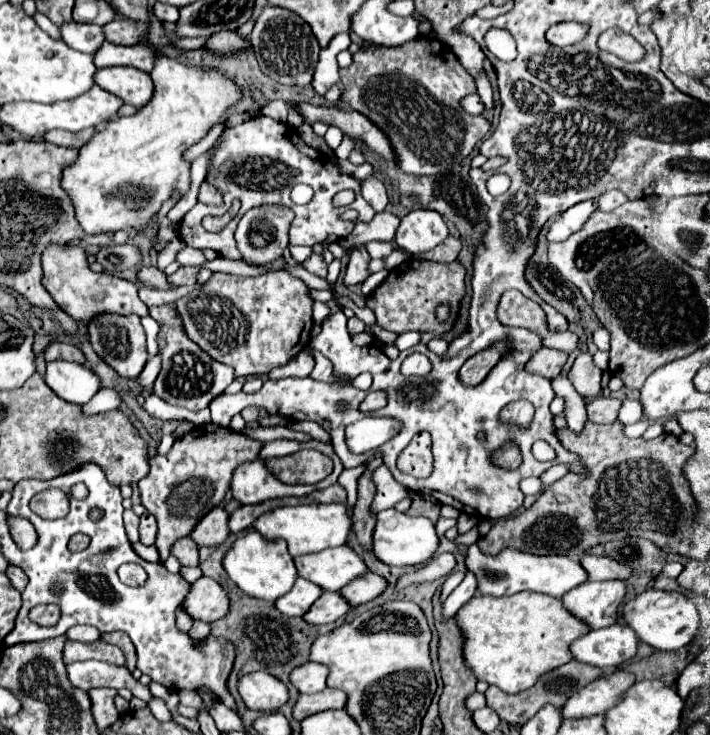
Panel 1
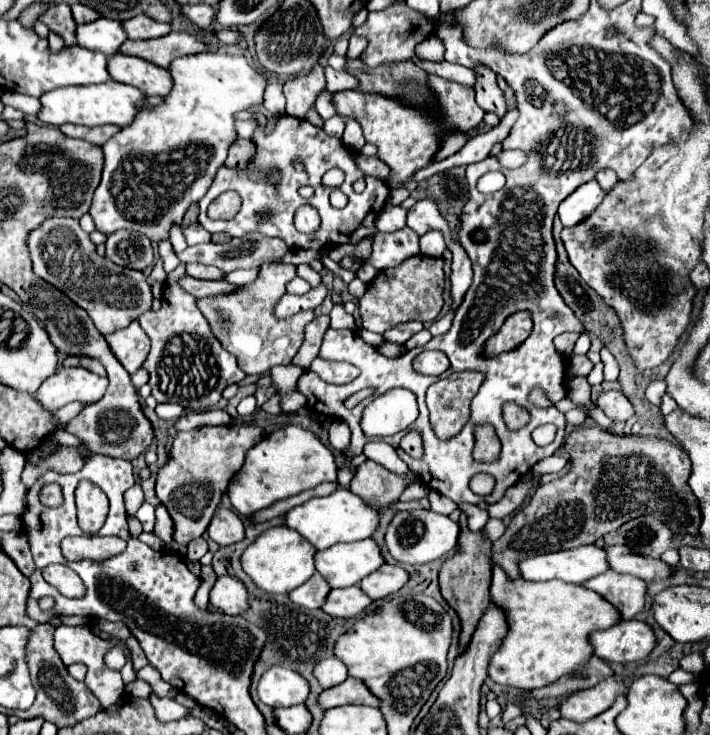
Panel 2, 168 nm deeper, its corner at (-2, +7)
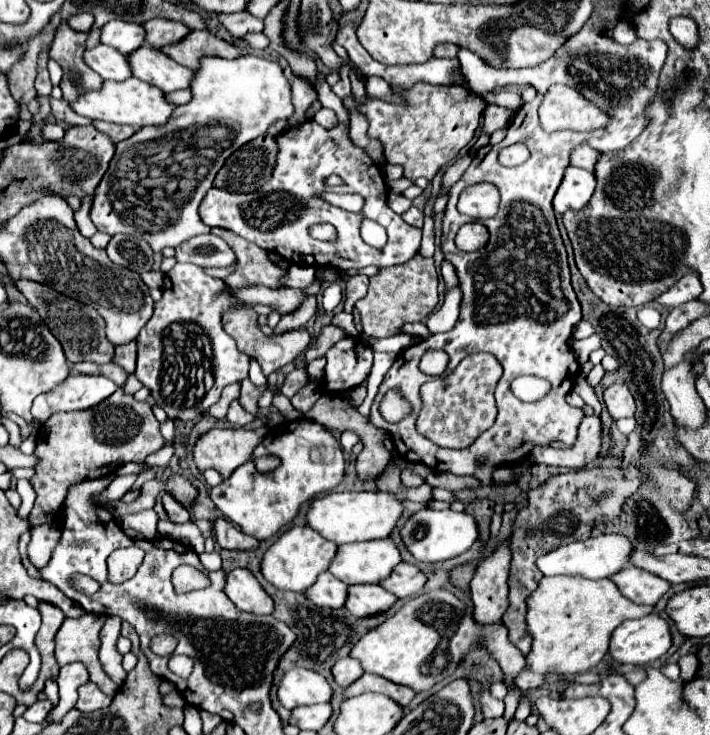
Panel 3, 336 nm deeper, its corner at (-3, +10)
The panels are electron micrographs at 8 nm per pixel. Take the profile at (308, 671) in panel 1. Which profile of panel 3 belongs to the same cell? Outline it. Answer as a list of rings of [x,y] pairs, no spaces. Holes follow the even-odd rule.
[[[341,658],[341,660],[335,662],[335,666],[331,668],[331,672],[333,672],[333,680],[341,688],[347,688],[351,682],[355,682],[363,674],[363,668],[353,658]]]

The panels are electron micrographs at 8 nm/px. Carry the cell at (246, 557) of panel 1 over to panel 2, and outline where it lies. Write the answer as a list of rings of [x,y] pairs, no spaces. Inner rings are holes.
[[[272,527],[264,531],[242,555],[242,569],[252,577],[252,581],[268,593],[290,593],[314,575],[314,555],[316,547],[308,543],[298,531],[288,527]]]

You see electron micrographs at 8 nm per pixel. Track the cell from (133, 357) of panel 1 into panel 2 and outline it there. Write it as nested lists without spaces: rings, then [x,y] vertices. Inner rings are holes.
[[[138,321],[130,323],[124,331],[116,331],[112,335],[108,335],[106,341],[108,341],[112,353],[116,355],[116,359],[124,365],[124,369],[128,373],[136,373],[142,367],[142,363],[150,351],[150,339],[142,331]]]

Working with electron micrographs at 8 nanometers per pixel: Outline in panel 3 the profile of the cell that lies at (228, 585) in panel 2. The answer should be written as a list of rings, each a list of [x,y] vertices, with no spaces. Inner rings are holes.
[[[237,568],[227,576],[225,594],[243,612],[251,612],[251,614],[273,612],[273,600],[265,594],[265,590],[255,580],[255,576],[245,568]]]

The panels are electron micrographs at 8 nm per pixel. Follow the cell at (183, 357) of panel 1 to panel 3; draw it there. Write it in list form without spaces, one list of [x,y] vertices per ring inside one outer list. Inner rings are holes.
[[[175,264],[167,274],[163,282],[163,298],[155,304],[155,312],[151,320],[141,328],[137,336],[137,370],[135,376],[151,390],[151,398],[155,404],[159,404],[167,416],[179,418],[179,420],[195,420],[221,398],[221,390],[233,382],[243,382],[247,378],[249,370],[249,358],[237,350],[235,344],[229,344],[229,334],[225,334],[221,326],[221,312],[227,308],[249,308],[255,310],[258,315],[269,315],[269,326],[277,326],[281,314],[271,314],[273,308],[263,305],[251,306],[239,304],[239,300],[233,300],[233,296],[227,292],[225,282],[219,278],[207,276],[199,266],[195,264]]]

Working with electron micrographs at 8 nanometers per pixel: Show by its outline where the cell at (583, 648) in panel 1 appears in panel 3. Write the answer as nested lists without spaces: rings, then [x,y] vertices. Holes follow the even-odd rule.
[[[657,614],[639,620],[625,620],[615,628],[609,642],[609,654],[619,664],[649,664],[671,648],[669,626]]]

